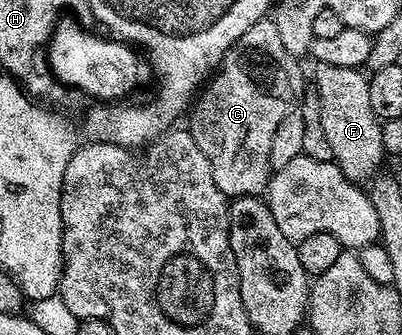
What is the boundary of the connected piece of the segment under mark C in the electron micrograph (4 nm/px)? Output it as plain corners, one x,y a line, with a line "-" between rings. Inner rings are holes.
274,20
258,21
253,23
253,27
249,27
249,31
245,31
245,35
241,35
241,39
237,39
237,43
233,43
219,68
190,106
189,131
193,135
193,143
197,143
197,147
201,147
201,152
205,154
205,159
209,159
209,167
213,167
213,183
217,183
217,187
228,199
266,194
273,172
270,152
277,125
293,109
305,84
299,65
300,62
285,51
285,43
281,43
281,34
278,33

